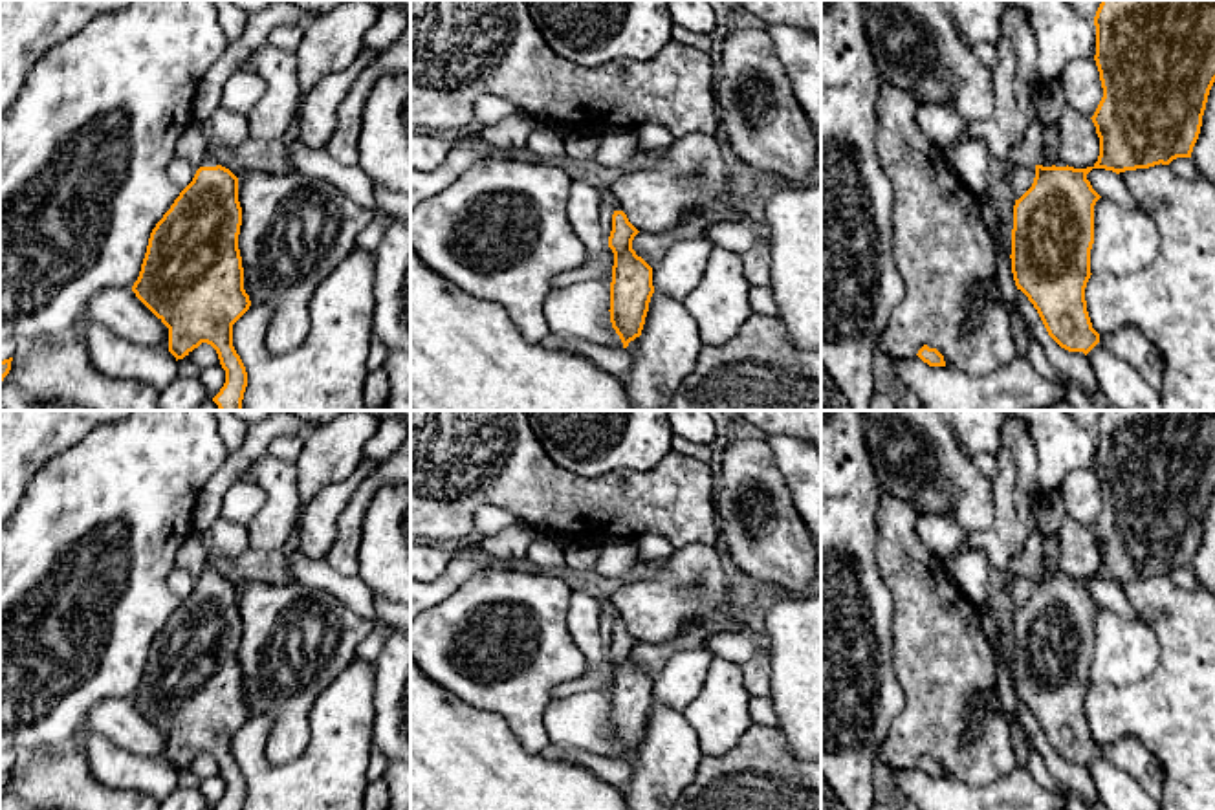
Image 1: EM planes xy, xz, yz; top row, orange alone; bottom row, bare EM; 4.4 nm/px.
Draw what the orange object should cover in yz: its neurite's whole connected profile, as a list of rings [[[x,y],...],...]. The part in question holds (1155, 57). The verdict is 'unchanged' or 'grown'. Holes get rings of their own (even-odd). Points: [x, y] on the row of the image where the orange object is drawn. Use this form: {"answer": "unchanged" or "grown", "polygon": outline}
{"answer": "grown", "polygon": [[[1101,0],[1094,26],[1094,60],[1103,88],[1090,117],[1100,137],[1098,161],[1087,169],[1063,161],[1043,167],[1046,126],[1039,119],[1010,150],[1019,165],[1035,167],[1032,187],[1013,205],[1010,258],[1015,286],[1034,304],[1048,335],[1061,348],[1085,356],[1100,343],[1085,288],[1092,275],[1094,205],[1101,198],[1087,174],[1092,169],[1120,174],[1191,158],[1215,82],[1215,0]]]}

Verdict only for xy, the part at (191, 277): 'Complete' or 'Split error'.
Split error

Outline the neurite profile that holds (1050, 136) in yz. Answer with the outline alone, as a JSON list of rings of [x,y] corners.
[[[1050,125],[1045,128],[1043,134],[1045,139],[1045,161],[1041,163],[1043,167],[1052,167],[1057,161],[1061,161],[1059,158],[1059,128],[1057,125]]]

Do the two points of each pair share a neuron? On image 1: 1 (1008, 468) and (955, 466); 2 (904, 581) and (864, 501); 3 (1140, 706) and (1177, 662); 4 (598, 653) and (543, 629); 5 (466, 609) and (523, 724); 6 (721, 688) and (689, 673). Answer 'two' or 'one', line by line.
1: two
2: two
3: one
4: two
5: one
6: two

